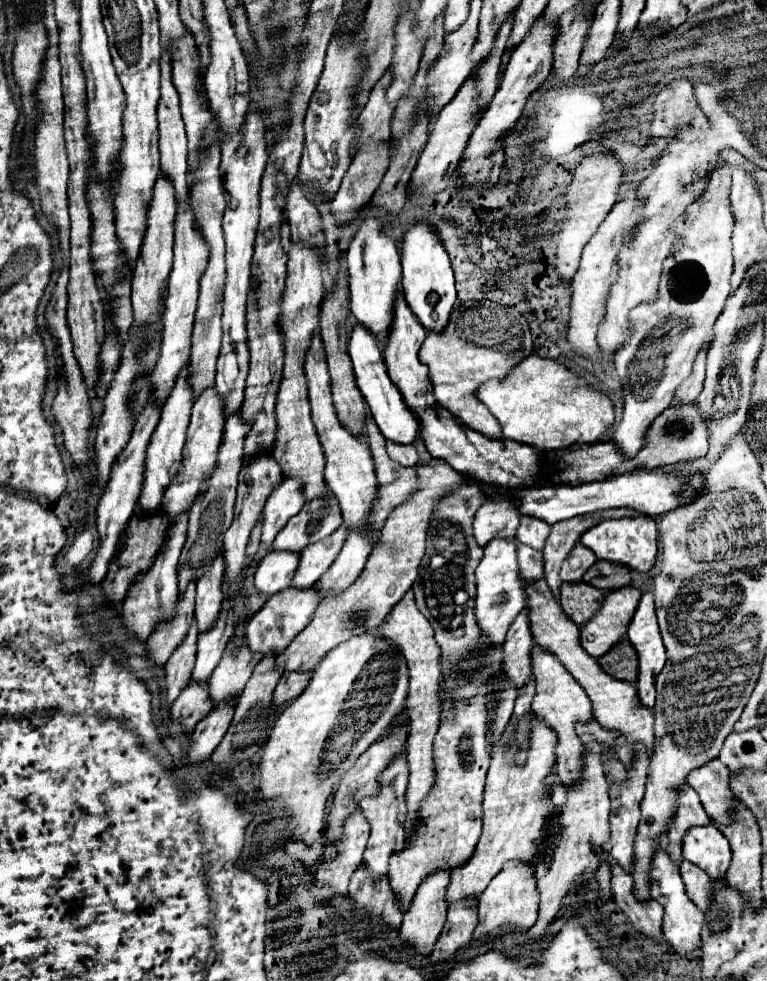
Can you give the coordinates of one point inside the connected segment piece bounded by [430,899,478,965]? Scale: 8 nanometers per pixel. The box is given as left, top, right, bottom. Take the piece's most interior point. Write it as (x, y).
(462, 917)

